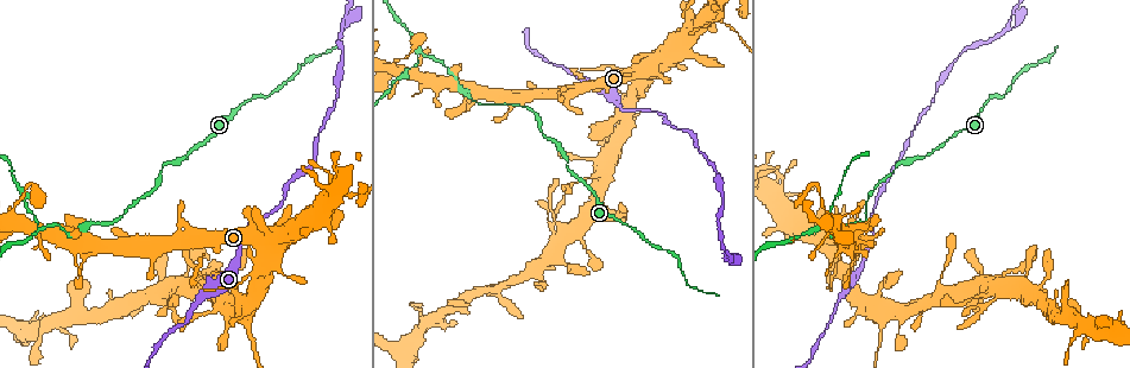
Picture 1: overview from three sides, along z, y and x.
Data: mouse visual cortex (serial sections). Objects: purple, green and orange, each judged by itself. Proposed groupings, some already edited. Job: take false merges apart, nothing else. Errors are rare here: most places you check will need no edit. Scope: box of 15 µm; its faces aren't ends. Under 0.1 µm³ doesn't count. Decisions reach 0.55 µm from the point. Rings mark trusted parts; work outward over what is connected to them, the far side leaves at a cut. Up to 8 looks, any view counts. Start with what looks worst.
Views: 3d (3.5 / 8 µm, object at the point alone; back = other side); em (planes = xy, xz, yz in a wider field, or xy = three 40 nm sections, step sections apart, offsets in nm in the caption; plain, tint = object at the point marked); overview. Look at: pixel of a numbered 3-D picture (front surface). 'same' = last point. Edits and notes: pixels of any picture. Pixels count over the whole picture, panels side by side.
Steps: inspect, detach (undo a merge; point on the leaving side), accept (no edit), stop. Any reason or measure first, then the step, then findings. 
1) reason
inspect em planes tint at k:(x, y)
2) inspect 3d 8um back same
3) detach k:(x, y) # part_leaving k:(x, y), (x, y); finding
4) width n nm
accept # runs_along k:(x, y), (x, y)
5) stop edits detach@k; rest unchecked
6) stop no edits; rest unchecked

three arms meet
inspect 3d 3.5um at 1:(418, 49)

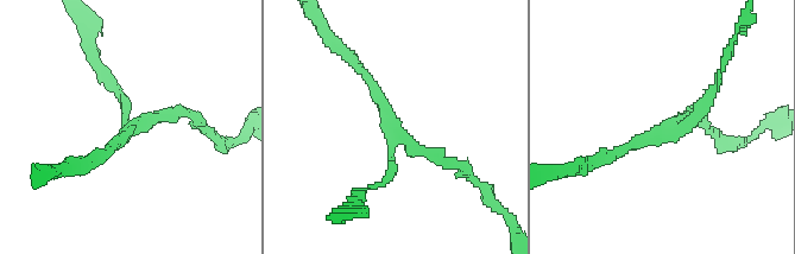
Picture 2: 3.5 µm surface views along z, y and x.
arms 3; arm_widths 150, 150, 150 nm
inspect em xy step 3 tint at 2:(671, 127)

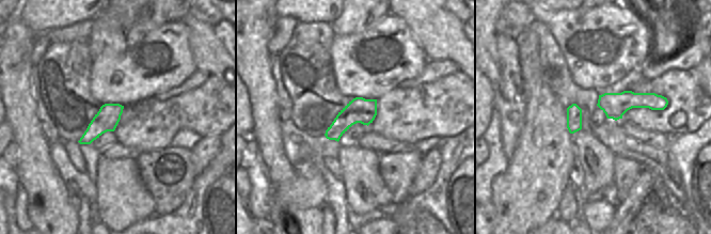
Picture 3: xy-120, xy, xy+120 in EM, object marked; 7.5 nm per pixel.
accept # runs_along 2:(465, 167), (398, 137), (366, 76); all the same cell

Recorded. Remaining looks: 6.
three-way junction
inspect 3d 3.5um at 1:(1007, 28)

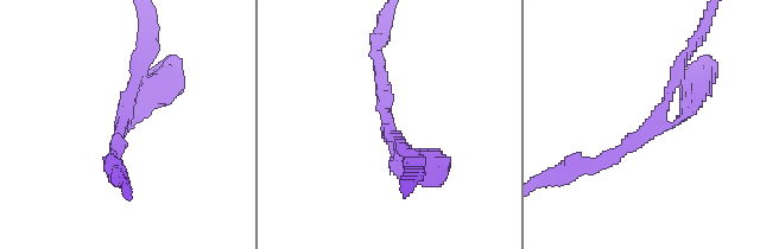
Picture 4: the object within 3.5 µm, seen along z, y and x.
shape alone is not enough
inspect em xy step 3 tint at 4:(125, 118)

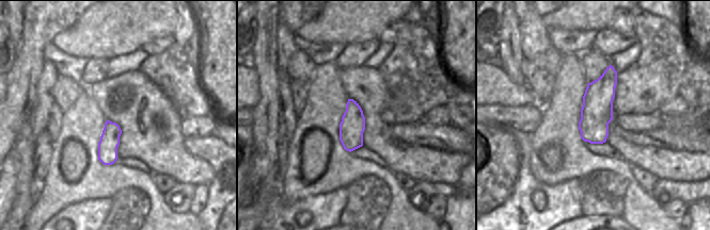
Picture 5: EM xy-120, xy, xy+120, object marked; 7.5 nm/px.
width 190 nm
accept # runs_along 4:(595, 163), (681, 120), (698, 80); continuous, no second cell

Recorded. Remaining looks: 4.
calibre changes
inspect 3d 3.5um at 1:(788, 195)

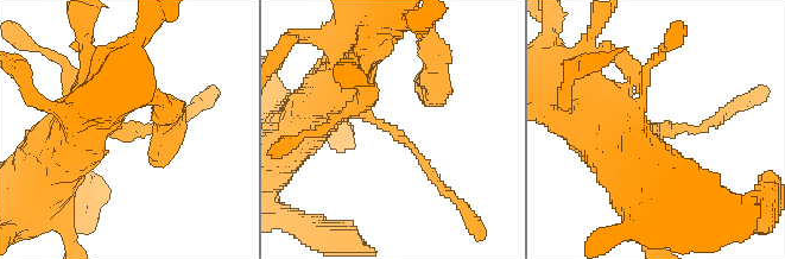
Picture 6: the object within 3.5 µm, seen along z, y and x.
arm_widths 100, 700 nm
inspect em xy step 2 tint at 6:(653, 128)

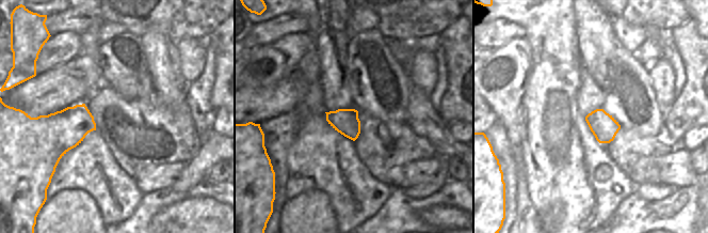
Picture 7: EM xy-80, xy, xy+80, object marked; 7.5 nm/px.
accept # runs_along 6:(320, 108), (337, 90), (400, 136), (429, 172); all the same cell

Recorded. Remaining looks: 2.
stop no edits; rest unchecked

